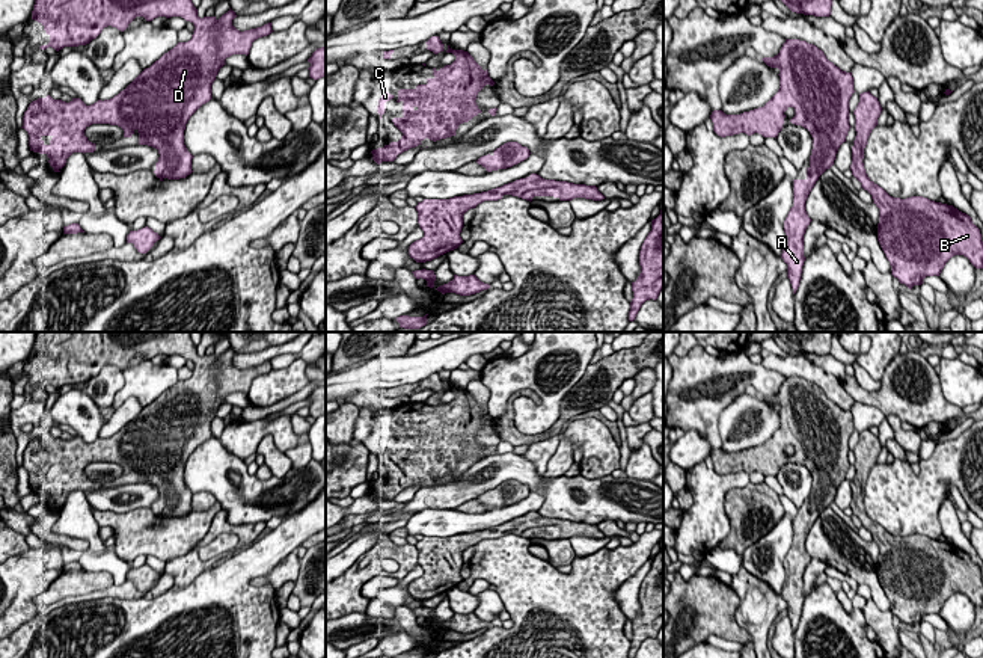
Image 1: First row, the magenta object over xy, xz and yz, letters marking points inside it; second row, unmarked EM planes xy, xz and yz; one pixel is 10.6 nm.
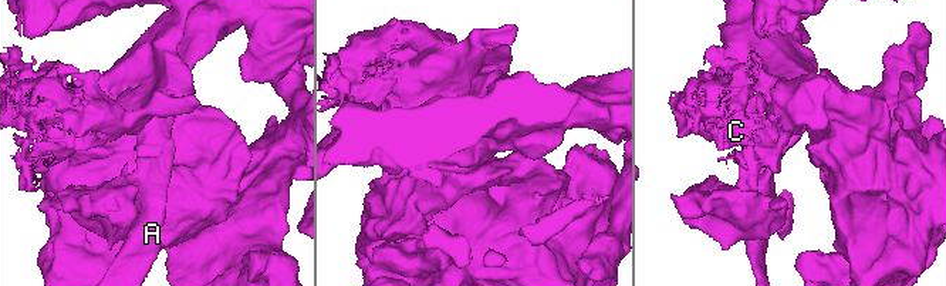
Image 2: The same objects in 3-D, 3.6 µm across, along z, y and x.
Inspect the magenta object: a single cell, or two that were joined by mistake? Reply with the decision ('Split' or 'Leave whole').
Leave whole

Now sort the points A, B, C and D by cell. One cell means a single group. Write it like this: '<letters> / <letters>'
A B C D

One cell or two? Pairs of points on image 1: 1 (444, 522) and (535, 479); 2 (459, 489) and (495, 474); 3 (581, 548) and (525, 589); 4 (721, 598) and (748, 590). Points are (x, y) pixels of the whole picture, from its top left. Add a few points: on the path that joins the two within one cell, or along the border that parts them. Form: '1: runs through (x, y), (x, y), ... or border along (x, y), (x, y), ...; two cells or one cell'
1: border along (531, 489), (543, 495), (543, 503), (537, 510); two cells
2: runs through (468, 486), (486, 474); one cell
3: border along (603, 547), (576, 557); two cells
4: border along (730, 586), (738, 596), (734, 619), (745, 628); two cells

